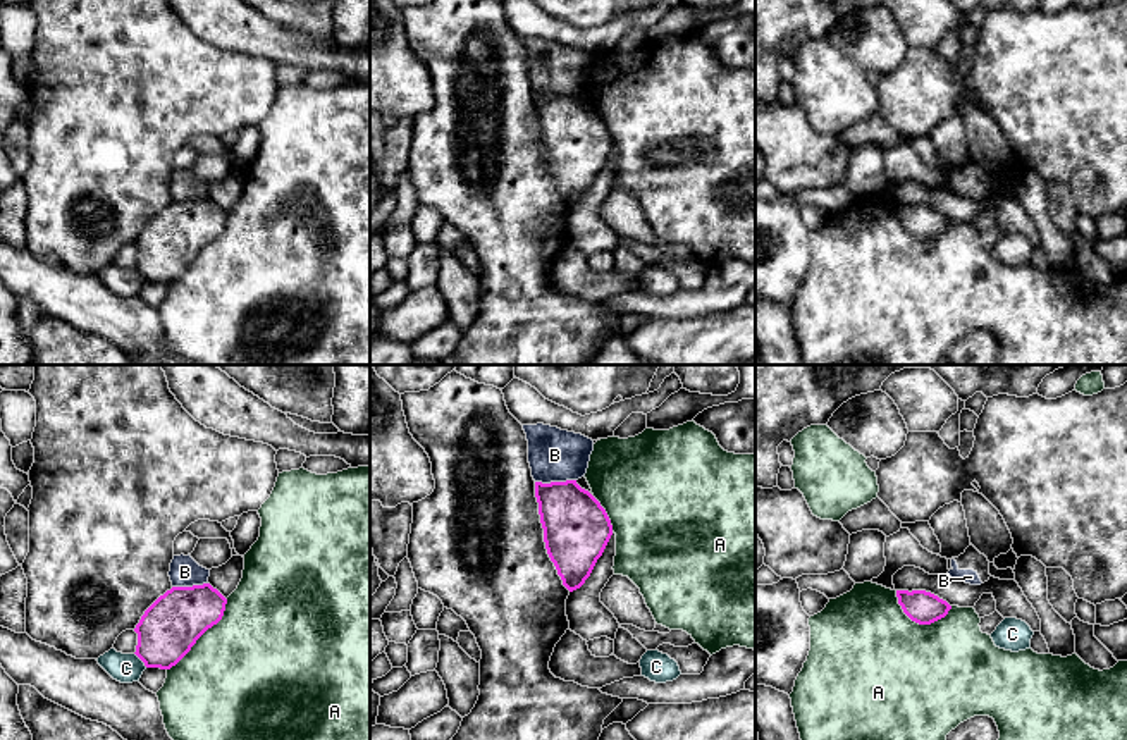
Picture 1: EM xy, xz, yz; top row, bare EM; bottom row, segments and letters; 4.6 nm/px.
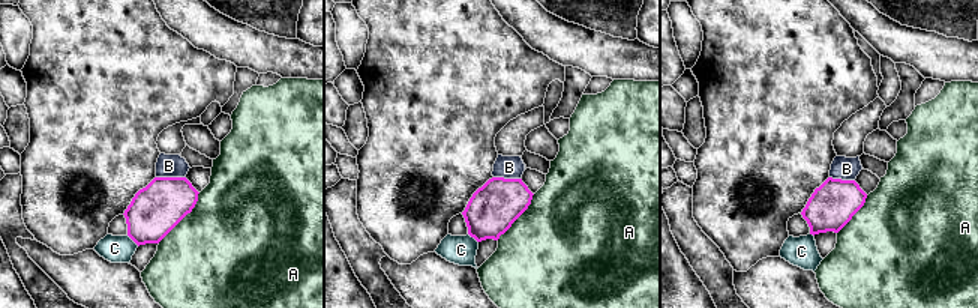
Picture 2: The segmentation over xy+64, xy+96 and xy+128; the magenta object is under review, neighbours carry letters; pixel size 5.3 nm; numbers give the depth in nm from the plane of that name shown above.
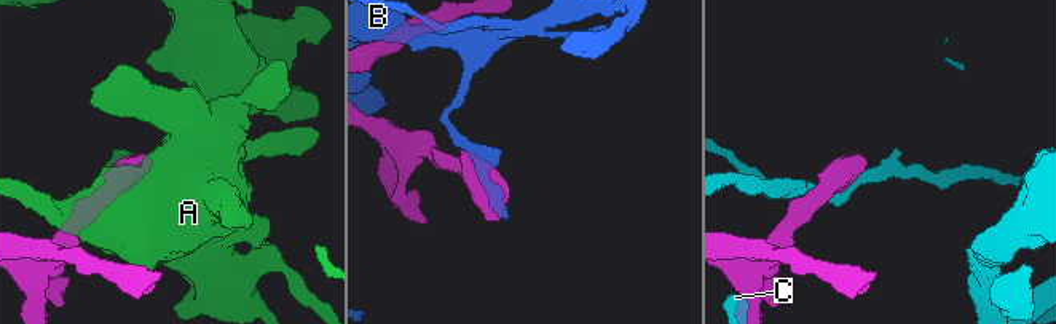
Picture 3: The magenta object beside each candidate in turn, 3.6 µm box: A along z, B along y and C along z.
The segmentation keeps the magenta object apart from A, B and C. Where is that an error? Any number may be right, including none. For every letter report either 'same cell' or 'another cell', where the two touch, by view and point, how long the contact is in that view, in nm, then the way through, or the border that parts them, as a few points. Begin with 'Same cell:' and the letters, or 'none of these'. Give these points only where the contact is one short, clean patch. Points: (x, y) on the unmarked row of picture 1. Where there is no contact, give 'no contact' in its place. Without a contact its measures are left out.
Same cell: none of these
A: another cell; contact xy (202, 248); length 440 nm
B: another cell; contact xz (554, 97); length 190 nm
C: another cell; contact xy (140, 272); length 90 nm

